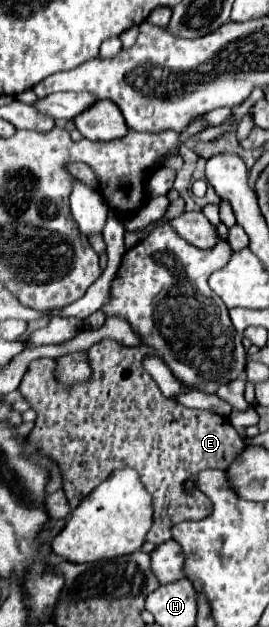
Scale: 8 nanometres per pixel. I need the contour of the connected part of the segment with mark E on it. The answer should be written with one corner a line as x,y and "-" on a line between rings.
102,339
88,349
90,359
90,383
78,383
78,387
62,387
54,375
54,359
34,359
20,383
20,393
30,401
36,411
36,423
30,433
30,445
48,455
64,475
64,491
70,507
78,507
78,503
110,475
114,469
132,467
140,473
140,481
146,491
154,499
154,523
146,541
156,545
172,539
172,527
180,521
198,521
210,515
210,499
202,495
198,489
188,491
184,481
204,469
226,469
234,457
242,451
244,441
236,433
236,429
228,423
228,419
202,409
184,407
172,399
166,399
156,381
144,369
142,359
146,355
158,355
152,347
126,347
114,339

